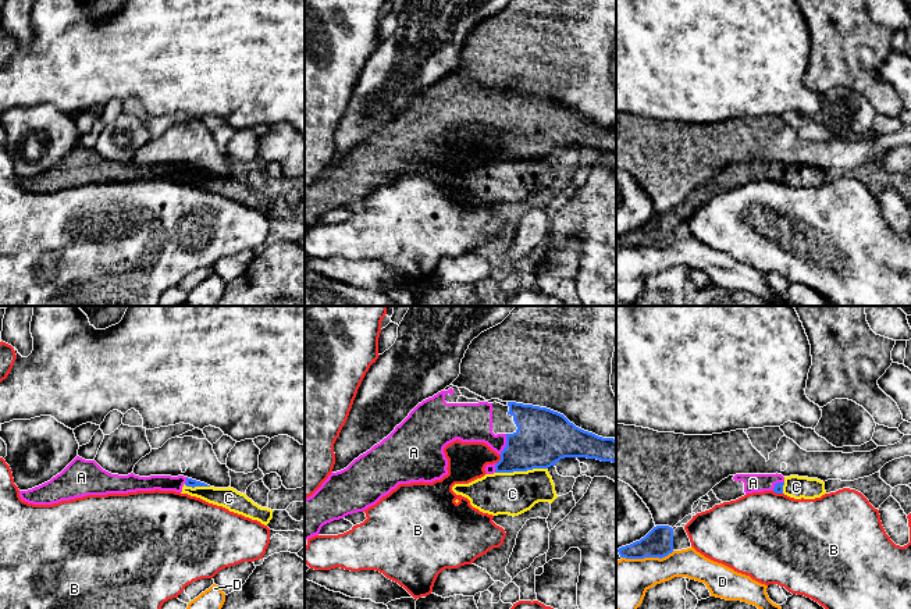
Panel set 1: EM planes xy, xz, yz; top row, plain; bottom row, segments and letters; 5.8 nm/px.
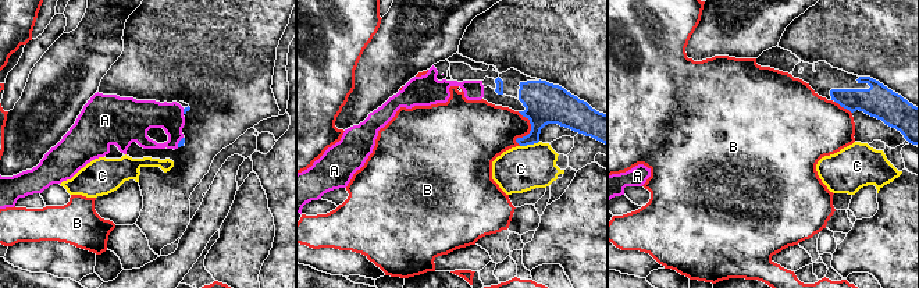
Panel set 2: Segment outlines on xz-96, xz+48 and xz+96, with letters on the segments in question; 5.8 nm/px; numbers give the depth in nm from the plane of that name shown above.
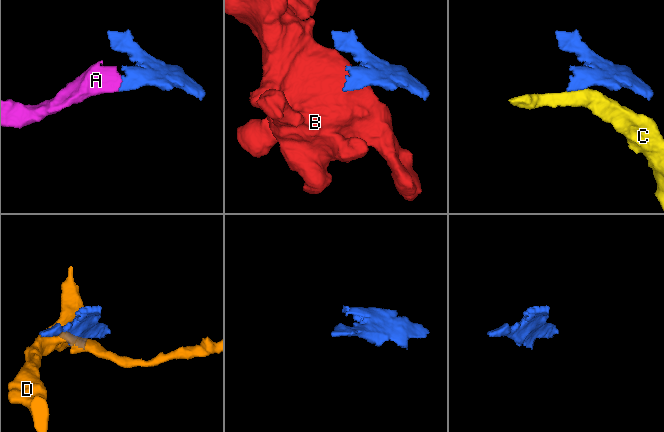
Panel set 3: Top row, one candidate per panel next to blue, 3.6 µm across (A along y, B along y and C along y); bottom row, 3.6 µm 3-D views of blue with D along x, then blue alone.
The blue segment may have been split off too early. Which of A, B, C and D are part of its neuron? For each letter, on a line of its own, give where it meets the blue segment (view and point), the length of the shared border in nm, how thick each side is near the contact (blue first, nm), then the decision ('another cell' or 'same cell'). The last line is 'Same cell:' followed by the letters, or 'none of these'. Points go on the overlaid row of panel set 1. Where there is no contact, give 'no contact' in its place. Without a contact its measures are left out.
A: xz (506, 444) | 130 nm | 320/220 nm | same cell
B: xz (501, 459) | 60 nm | 300/220 nm | another cell
C: xz (520, 470) | 300 nm | 320/240 nm | another cell
D: yz (647, 556) | 300 nm | 170/280 nm | another cell
Same cell: A

